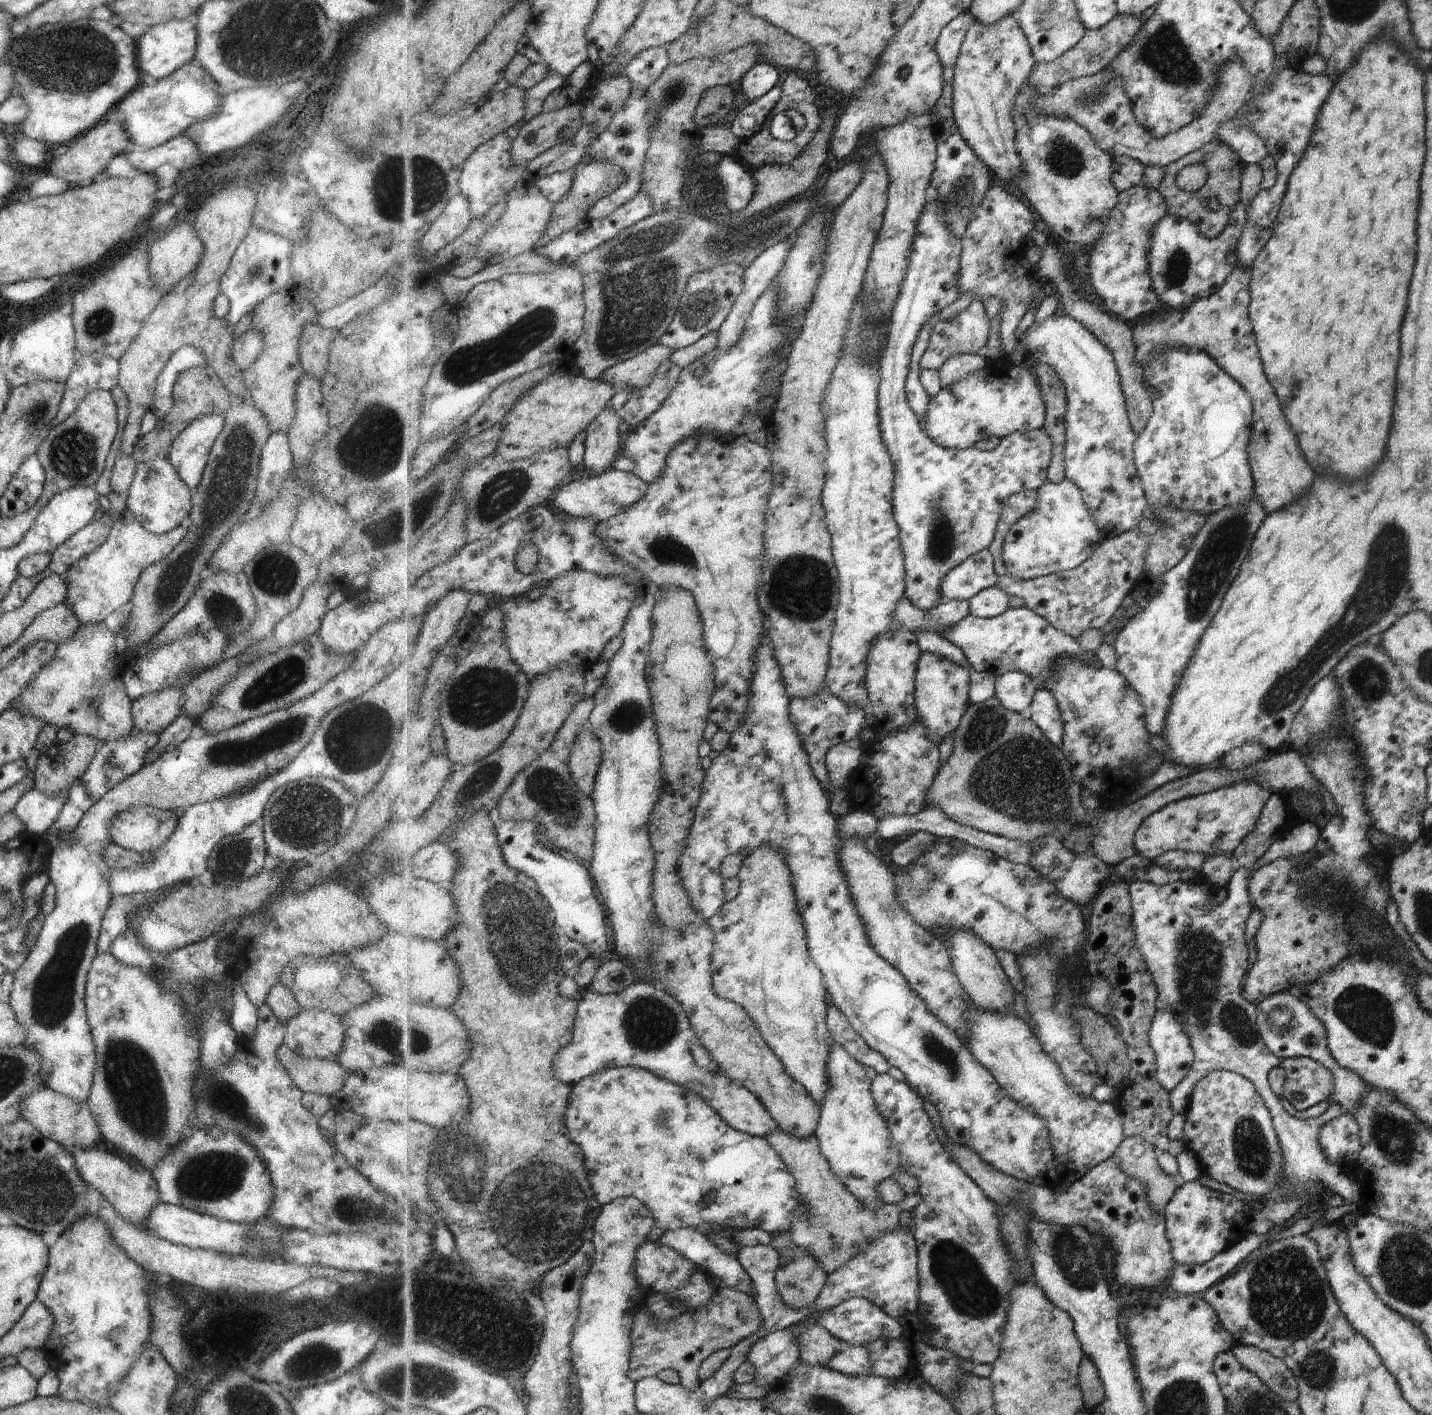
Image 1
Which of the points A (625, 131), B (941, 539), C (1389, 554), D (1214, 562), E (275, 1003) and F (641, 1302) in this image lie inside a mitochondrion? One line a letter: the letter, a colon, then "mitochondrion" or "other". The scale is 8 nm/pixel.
A: mitochondrion
B: mitochondrion
C: mitochondrion
D: mitochondrion
E: other
F: other

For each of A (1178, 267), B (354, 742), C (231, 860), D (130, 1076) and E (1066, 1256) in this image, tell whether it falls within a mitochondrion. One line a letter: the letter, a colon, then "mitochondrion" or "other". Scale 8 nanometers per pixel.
A: mitochondrion
B: mitochondrion
C: mitochondrion
D: mitochondrion
E: mitochondrion

